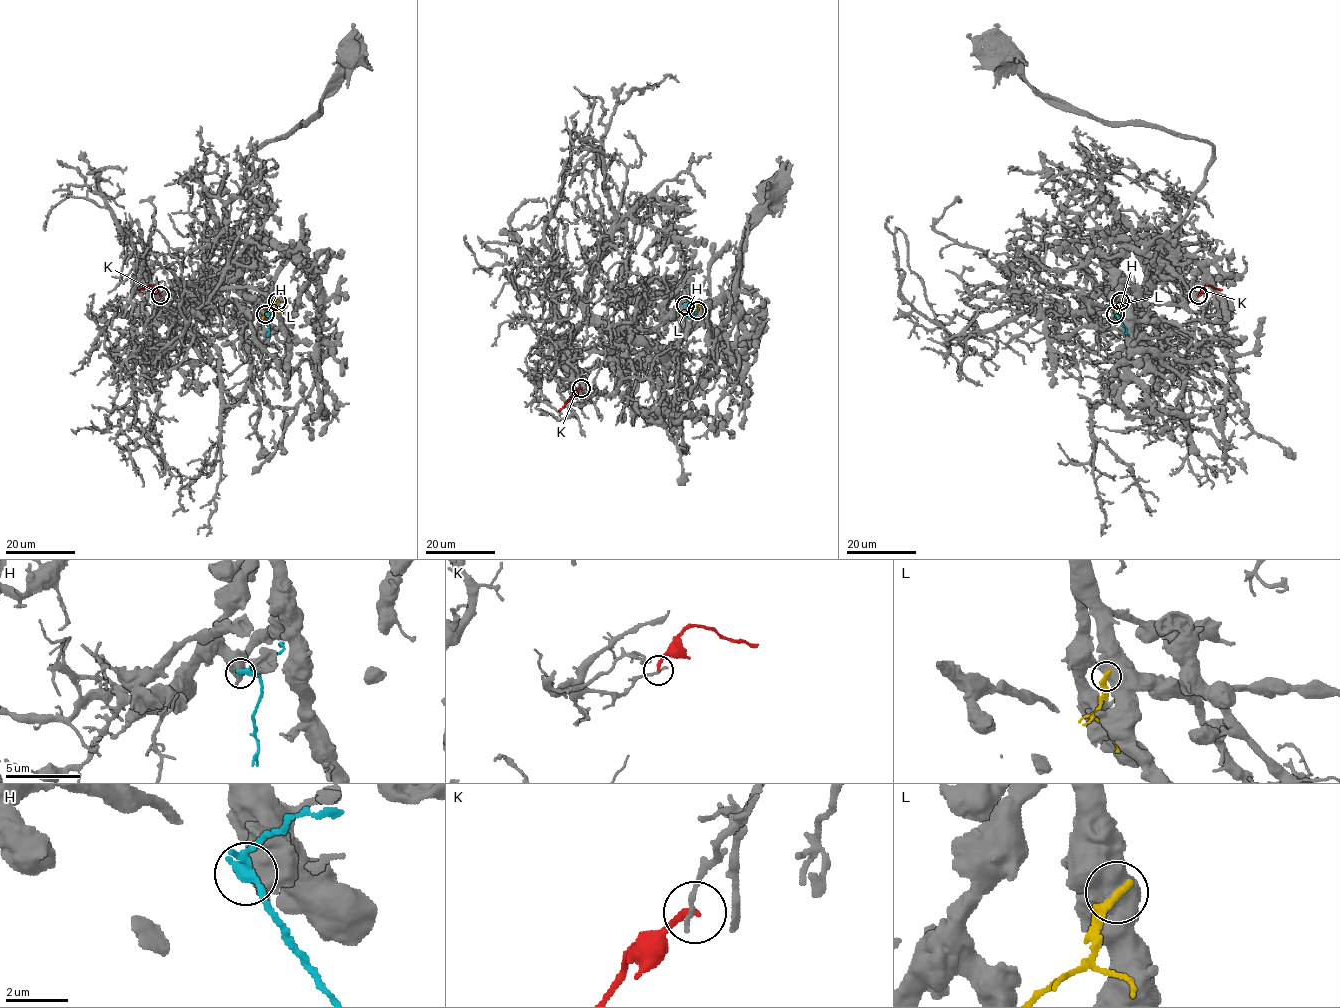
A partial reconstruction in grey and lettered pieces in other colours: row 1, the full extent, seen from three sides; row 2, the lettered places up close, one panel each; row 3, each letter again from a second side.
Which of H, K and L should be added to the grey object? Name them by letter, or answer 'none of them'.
none of them

